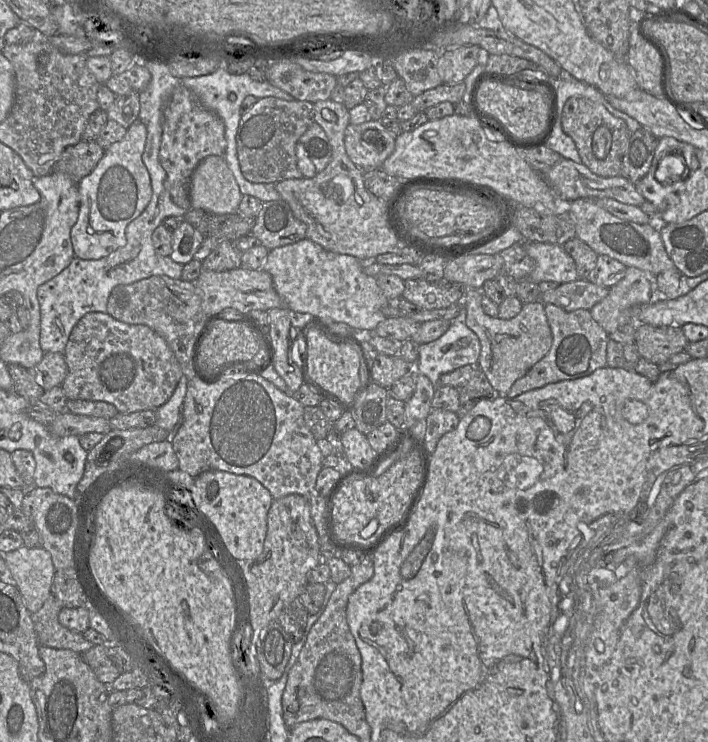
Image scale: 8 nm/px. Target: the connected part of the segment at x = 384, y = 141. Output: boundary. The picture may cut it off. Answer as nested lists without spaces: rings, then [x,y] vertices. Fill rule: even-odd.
[[[380,120],[349,123],[344,136],[346,153],[362,171],[380,169],[395,149],[396,136]]]

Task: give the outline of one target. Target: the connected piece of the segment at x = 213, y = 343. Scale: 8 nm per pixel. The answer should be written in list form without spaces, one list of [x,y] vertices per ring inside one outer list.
[[[217,320],[211,326],[197,351],[195,367],[201,375],[209,376],[227,364],[251,359],[259,349],[259,338],[247,325]]]

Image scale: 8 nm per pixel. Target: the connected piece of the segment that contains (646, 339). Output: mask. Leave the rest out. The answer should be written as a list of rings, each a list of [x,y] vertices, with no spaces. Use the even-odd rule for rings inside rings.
[[[637,324],[635,344],[642,358],[660,365],[684,351],[688,340],[681,326]]]

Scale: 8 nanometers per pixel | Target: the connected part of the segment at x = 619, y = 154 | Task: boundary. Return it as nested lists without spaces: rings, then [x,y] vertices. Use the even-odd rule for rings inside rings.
[[[573,96],[564,104],[561,123],[564,132],[574,141],[582,164],[591,172],[602,177],[620,175],[623,157],[632,135],[624,120],[615,117],[601,103]]]

